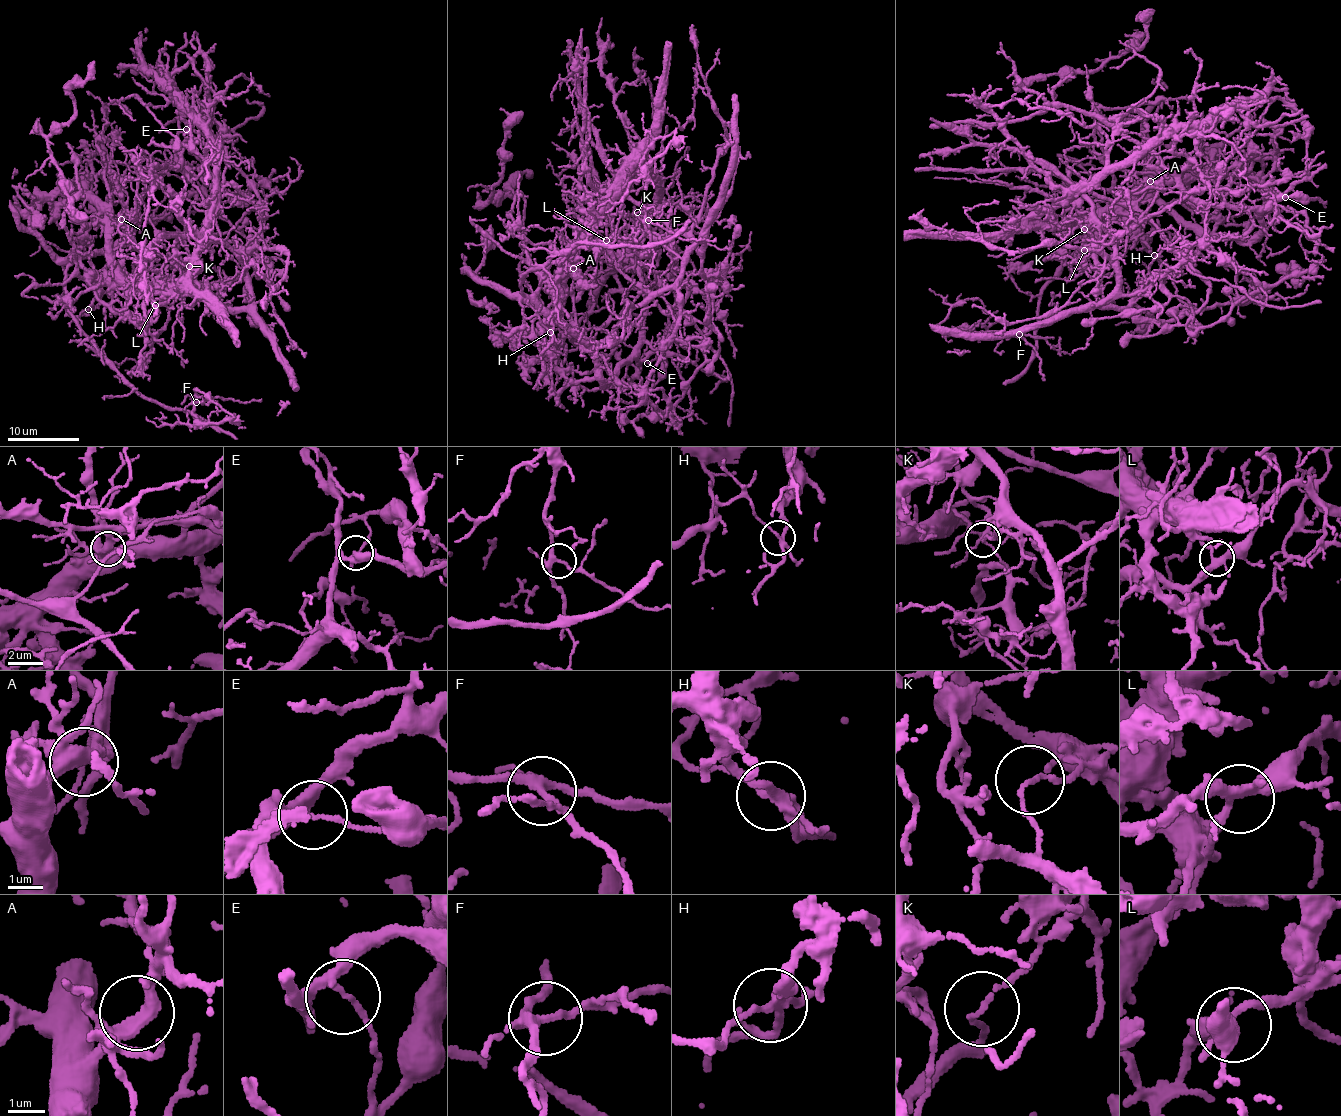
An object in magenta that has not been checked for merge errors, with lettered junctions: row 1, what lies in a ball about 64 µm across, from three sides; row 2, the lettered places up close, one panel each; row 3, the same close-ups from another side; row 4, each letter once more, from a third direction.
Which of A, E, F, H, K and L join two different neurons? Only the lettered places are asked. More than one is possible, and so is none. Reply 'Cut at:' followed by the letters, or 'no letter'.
Cut at: A, E, H, K

